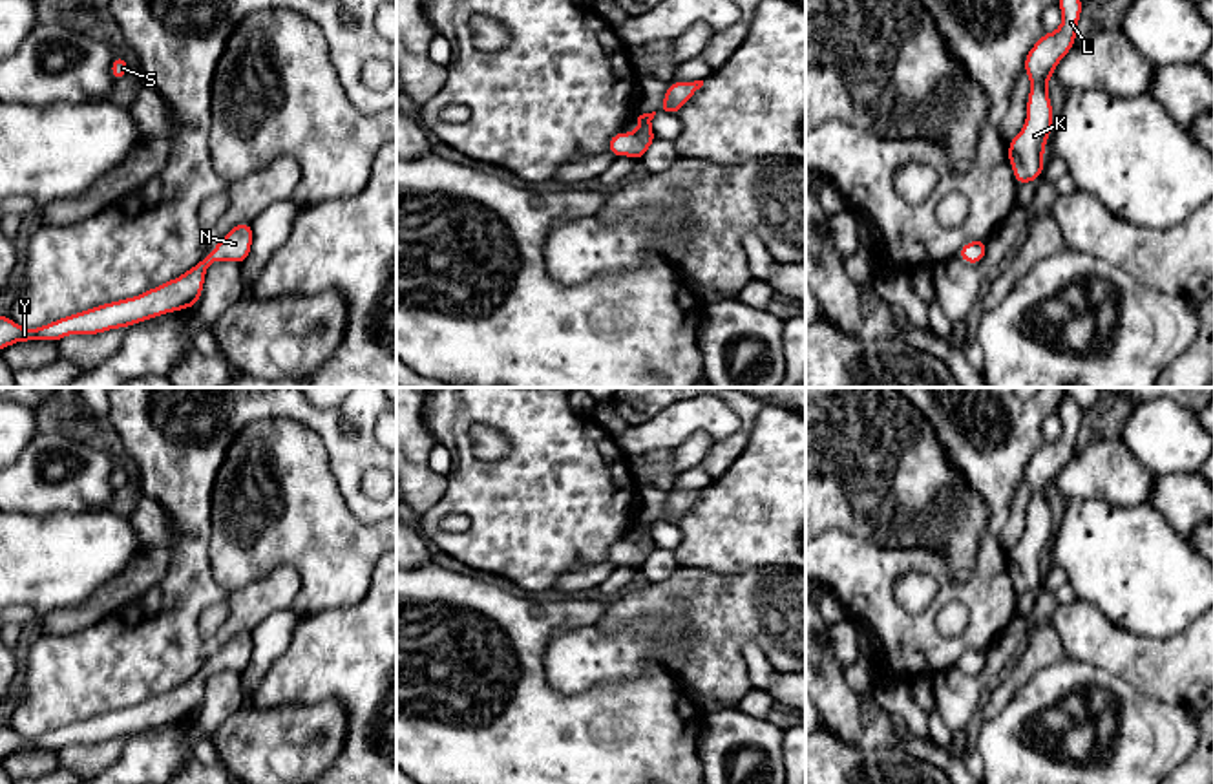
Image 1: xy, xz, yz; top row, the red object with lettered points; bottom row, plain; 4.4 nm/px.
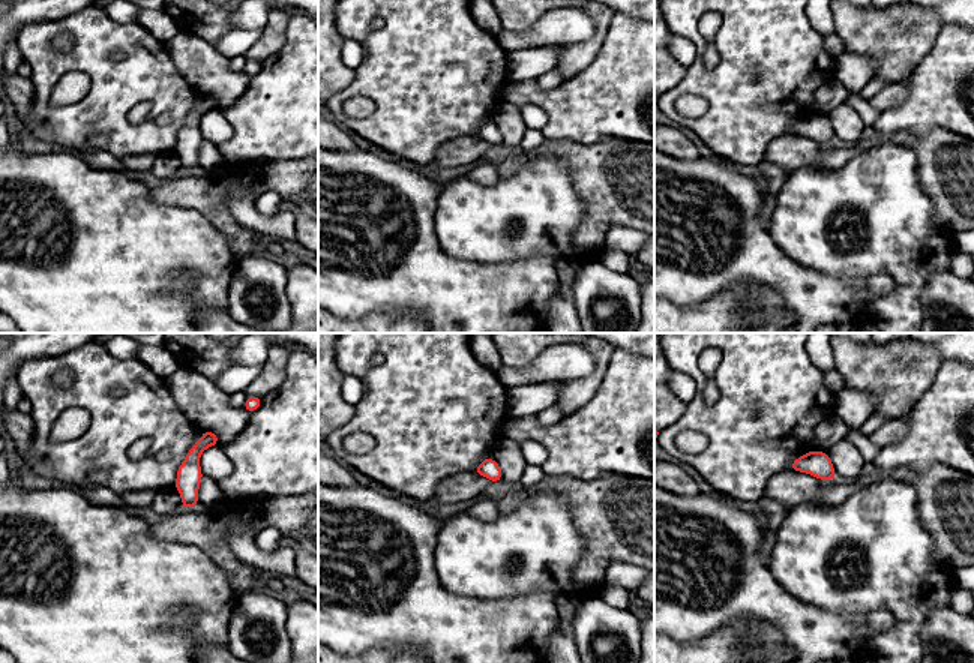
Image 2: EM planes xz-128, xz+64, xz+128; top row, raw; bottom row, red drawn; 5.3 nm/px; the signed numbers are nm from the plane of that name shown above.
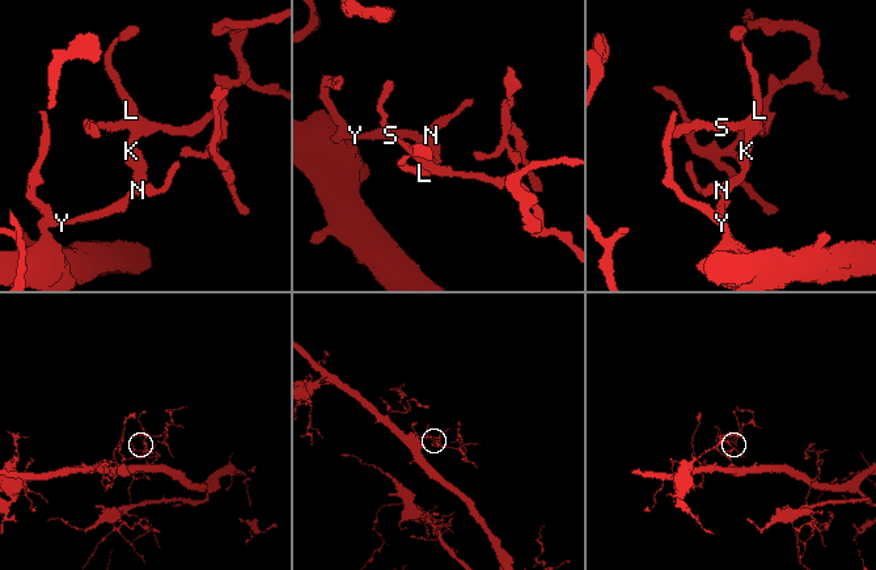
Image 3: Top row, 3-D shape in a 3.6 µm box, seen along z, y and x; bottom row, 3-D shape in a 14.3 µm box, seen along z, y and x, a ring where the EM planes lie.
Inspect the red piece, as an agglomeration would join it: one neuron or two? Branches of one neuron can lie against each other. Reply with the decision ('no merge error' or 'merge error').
no merge error

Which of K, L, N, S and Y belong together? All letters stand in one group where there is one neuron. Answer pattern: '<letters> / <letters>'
K L N S Y

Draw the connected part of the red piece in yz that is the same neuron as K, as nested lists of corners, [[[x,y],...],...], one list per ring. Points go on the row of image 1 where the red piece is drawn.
[[[1058,0],[1063,13],[1060,27],[1054,33],[1043,33],[1025,57],[1023,68],[1030,79],[1027,121],[1021,132],[1007,143],[1008,163],[1018,185],[1036,181],[1045,168],[1045,143],[1054,124],[1047,82],[1076,42],[1081,5],[1083,0]]]

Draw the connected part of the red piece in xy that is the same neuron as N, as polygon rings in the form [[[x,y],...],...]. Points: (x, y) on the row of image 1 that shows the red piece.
[[[239,223],[190,270],[139,296],[102,303],[88,311],[64,316],[37,329],[15,323],[7,314],[0,316],[0,351],[16,342],[58,342],[69,334],[100,334],[110,329],[130,327],[166,313],[183,311],[199,303],[206,269],[217,260],[241,265],[252,249],[252,225]]]

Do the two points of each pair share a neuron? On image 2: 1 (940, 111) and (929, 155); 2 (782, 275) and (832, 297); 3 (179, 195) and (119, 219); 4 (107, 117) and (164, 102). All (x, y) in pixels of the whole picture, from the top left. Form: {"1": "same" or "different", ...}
{"1": "different", "2": "same", "3": "different", "4": "same"}

